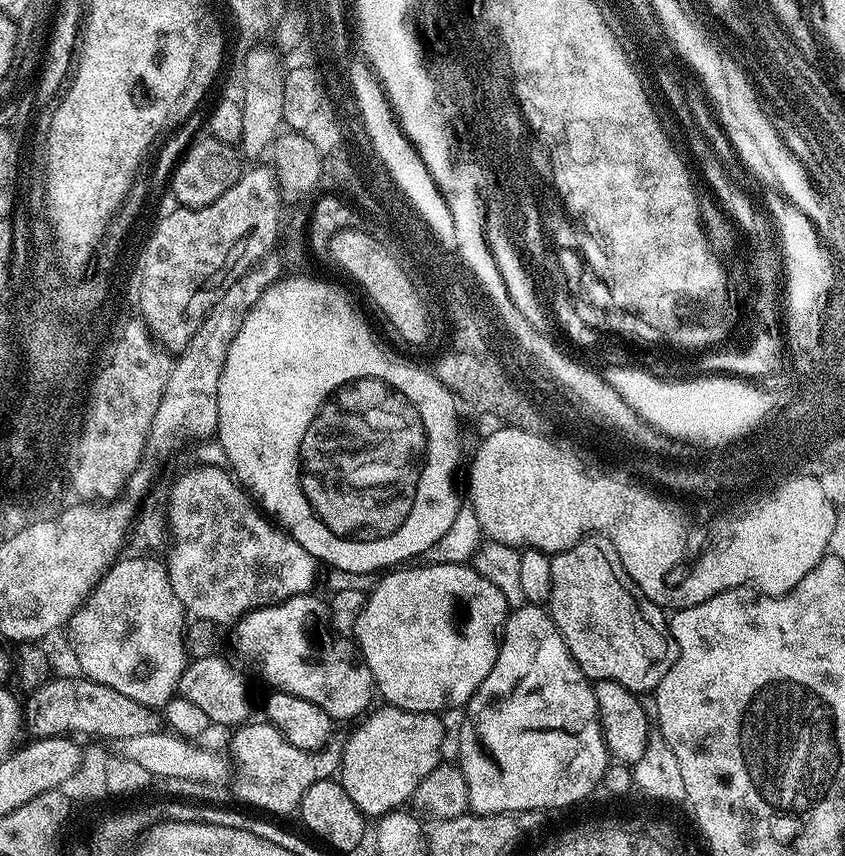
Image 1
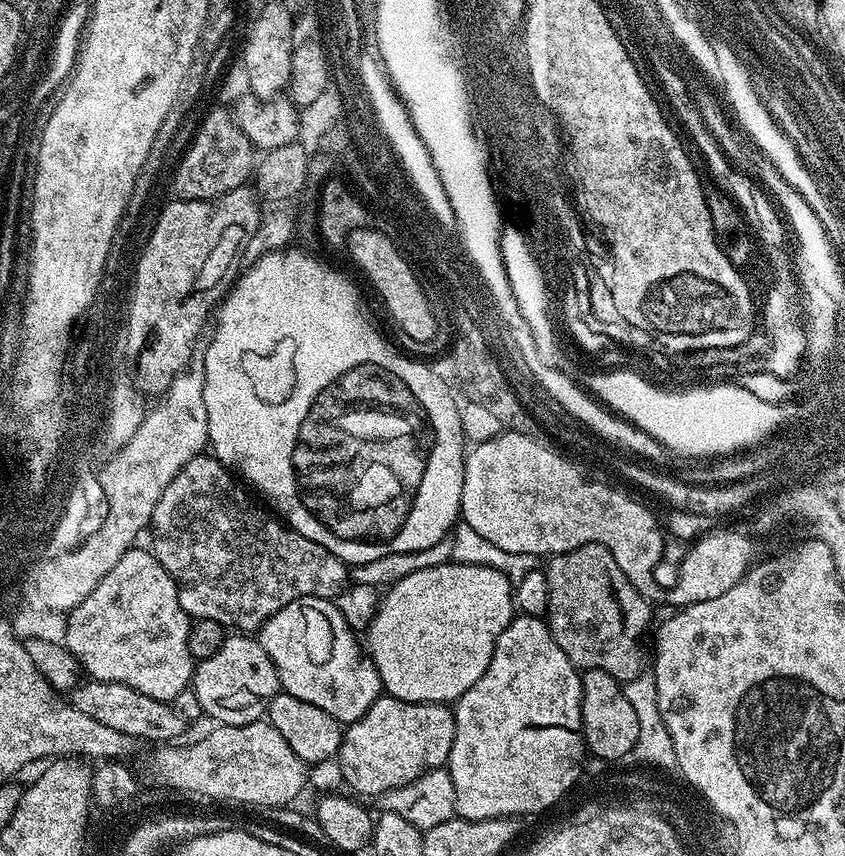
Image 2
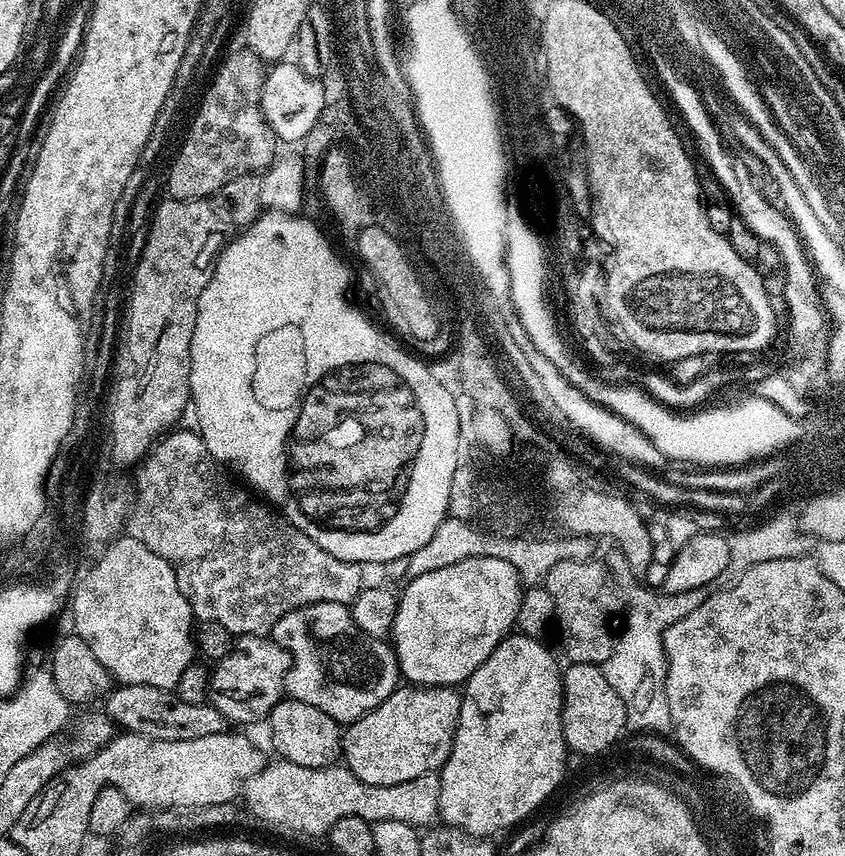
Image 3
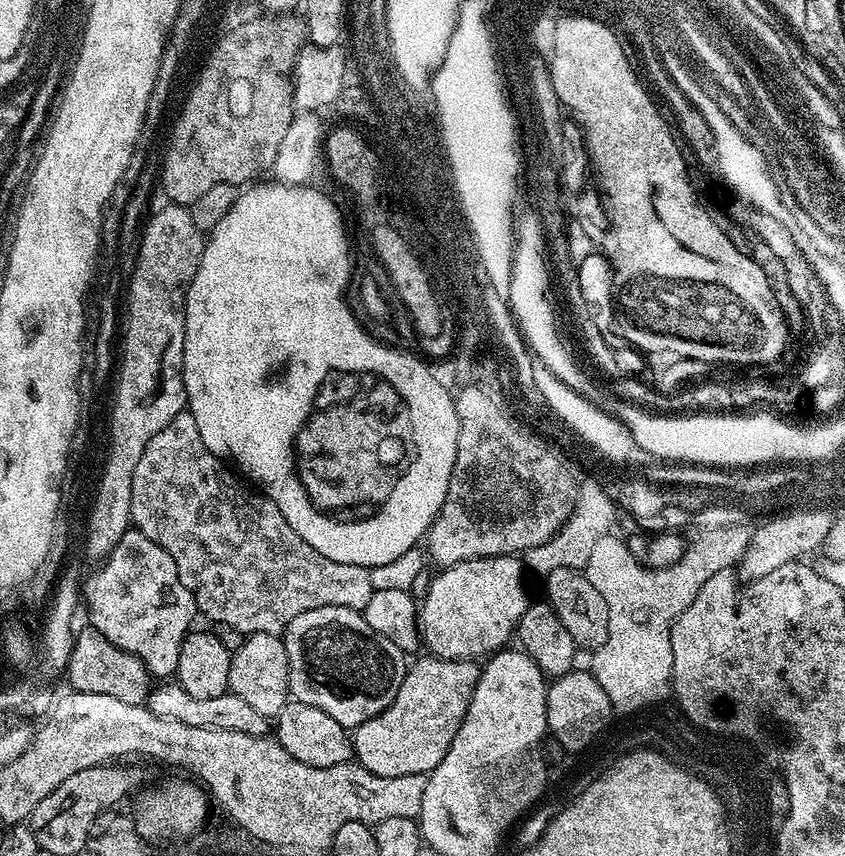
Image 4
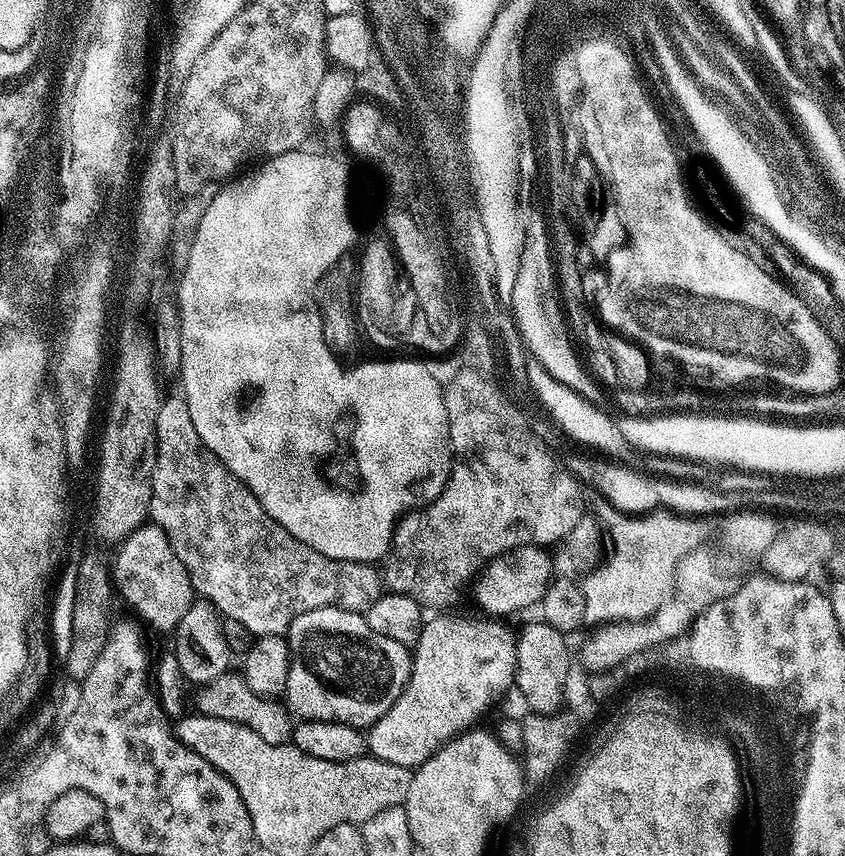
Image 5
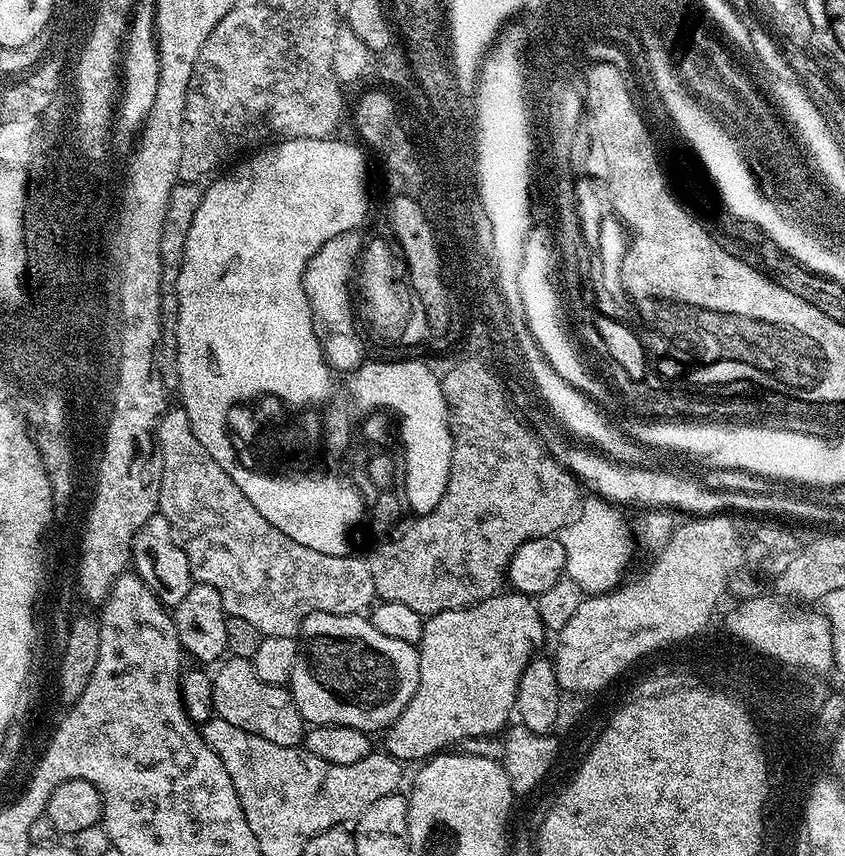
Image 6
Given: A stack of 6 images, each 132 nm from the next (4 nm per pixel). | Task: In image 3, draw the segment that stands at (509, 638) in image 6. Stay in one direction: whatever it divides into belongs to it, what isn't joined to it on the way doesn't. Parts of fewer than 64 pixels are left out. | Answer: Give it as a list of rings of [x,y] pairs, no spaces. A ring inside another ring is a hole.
[[[452,686],[397,687],[386,702],[343,729],[343,763],[370,786],[394,786],[427,772],[439,773],[456,737],[461,699],[461,693]]]

